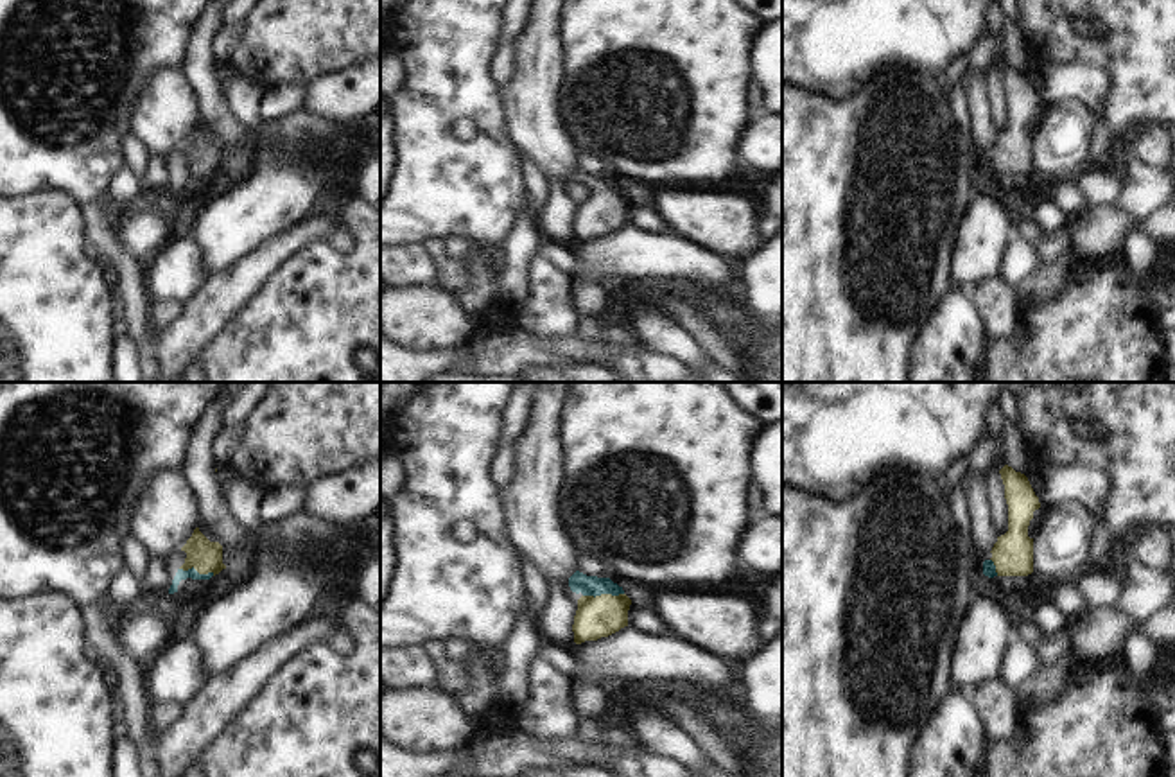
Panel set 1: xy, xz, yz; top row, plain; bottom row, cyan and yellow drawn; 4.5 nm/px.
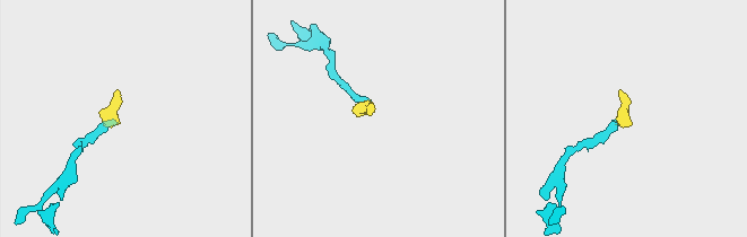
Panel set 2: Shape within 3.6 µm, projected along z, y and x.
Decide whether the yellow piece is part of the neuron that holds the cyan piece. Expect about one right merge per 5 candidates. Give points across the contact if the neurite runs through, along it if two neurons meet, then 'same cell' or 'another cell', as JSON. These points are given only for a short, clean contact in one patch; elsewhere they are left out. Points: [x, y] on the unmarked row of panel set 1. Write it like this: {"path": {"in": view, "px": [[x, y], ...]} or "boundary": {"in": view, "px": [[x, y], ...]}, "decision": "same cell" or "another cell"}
{"path": {"in": "xz", "px": [[589, 183], [603, 191], [601, 214]]}, "decision": "same cell"}

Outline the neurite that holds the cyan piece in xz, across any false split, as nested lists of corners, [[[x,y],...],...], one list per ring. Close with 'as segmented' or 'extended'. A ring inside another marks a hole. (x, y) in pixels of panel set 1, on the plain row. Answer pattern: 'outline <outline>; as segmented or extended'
outline [[[576,169],[569,176],[569,185],[576,192],[583,192],[578,197],[572,223],[576,242],[608,235],[628,224],[631,197],[610,176],[587,174]]]; extended

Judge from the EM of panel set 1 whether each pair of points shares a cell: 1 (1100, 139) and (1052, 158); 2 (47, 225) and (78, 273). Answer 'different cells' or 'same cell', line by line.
1: different cells
2: same cell

